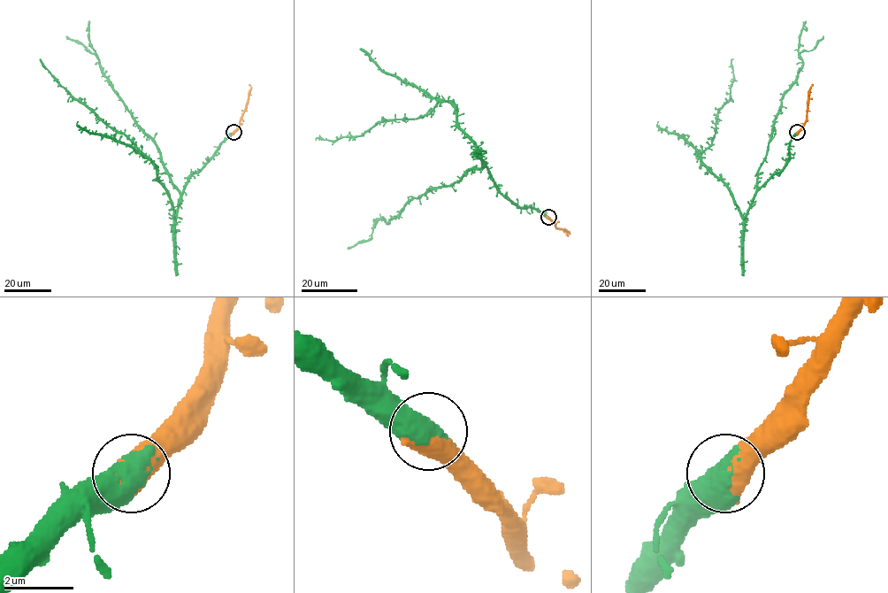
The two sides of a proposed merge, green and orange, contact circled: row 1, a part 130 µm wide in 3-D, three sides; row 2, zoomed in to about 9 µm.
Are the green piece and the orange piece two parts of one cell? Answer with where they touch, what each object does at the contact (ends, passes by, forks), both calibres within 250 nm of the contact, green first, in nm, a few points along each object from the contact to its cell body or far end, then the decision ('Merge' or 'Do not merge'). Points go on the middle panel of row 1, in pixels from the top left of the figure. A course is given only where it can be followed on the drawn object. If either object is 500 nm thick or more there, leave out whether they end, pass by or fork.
Place: (548, 217). Thickness 600 nm (green) against 600 nm. Course of green: (548, 217), (516, 206), (500, 191), (448, 102), (440, 101), (417, 118), (382, 120), (359, 135), (316, 140). Course of orange: (548, 217), (556, 227), (566, 230), (570, 234), (567, 236). Merge

